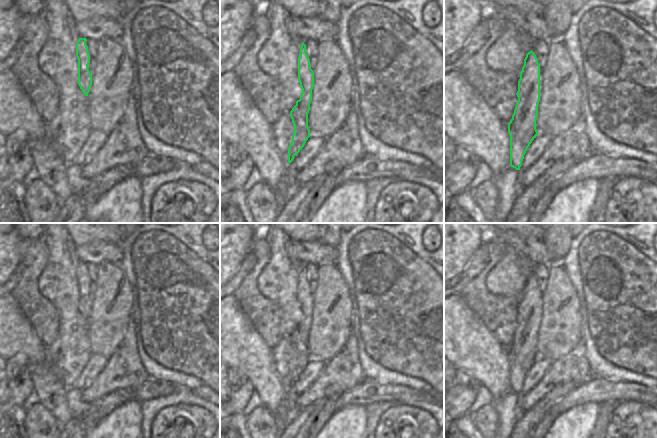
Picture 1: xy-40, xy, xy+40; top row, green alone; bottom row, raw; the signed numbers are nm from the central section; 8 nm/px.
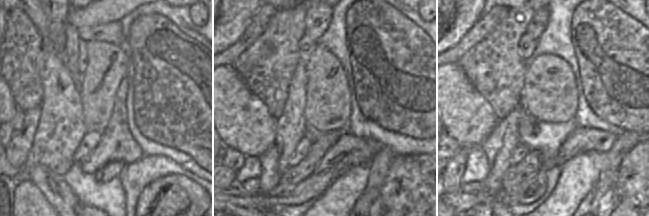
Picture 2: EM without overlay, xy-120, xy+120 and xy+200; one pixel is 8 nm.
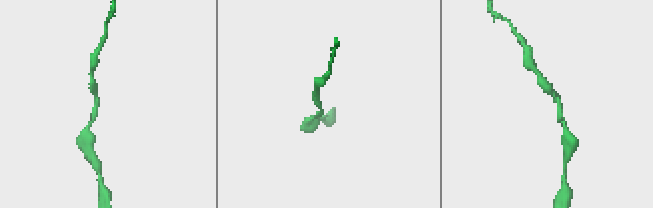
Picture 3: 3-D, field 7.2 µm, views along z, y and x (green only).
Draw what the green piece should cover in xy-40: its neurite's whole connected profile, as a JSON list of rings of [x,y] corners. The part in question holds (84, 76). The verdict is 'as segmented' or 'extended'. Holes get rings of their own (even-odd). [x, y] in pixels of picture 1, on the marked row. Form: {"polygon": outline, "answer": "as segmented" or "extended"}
{"polygon": [[[79,38],[76,43],[76,57],[78,59],[78,85],[85,96],[88,96],[92,85],[92,74],[88,69],[90,55],[86,45],[86,38]]], "answer": "as segmented"}

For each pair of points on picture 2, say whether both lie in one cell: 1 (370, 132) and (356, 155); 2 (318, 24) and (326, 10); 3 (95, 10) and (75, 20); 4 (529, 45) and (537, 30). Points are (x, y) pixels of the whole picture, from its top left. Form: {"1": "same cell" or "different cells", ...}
{"1": "different cells", "2": "same cell", "3": "same cell", "4": "different cells"}

